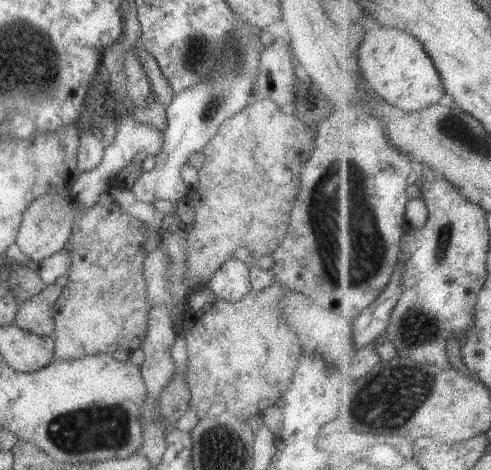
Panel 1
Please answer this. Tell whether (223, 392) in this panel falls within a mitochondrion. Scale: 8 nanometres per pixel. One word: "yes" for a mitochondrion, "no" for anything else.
no

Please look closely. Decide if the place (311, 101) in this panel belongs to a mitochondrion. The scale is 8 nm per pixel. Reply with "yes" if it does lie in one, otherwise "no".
no

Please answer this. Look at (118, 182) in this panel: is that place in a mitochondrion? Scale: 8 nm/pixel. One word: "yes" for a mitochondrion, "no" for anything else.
no

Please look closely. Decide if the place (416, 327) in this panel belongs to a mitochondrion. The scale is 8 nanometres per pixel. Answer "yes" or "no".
yes

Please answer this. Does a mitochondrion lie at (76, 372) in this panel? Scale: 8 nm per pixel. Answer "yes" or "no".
no

